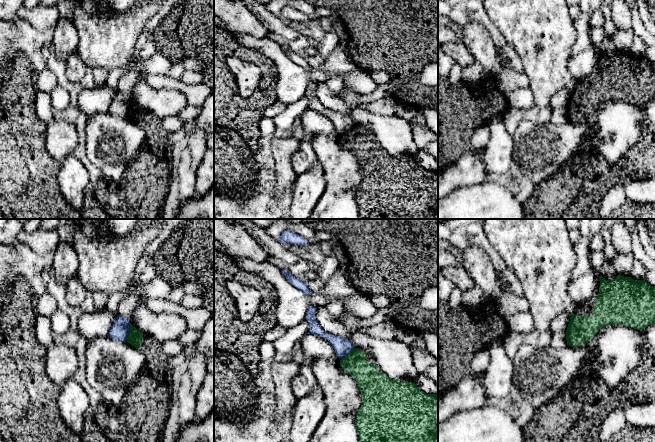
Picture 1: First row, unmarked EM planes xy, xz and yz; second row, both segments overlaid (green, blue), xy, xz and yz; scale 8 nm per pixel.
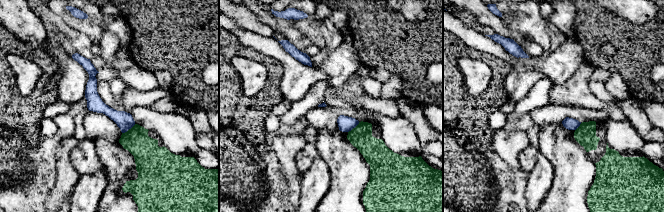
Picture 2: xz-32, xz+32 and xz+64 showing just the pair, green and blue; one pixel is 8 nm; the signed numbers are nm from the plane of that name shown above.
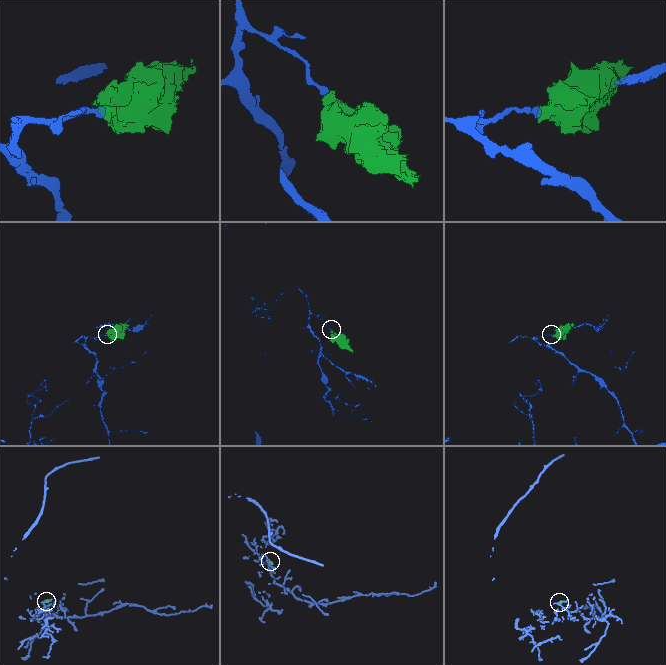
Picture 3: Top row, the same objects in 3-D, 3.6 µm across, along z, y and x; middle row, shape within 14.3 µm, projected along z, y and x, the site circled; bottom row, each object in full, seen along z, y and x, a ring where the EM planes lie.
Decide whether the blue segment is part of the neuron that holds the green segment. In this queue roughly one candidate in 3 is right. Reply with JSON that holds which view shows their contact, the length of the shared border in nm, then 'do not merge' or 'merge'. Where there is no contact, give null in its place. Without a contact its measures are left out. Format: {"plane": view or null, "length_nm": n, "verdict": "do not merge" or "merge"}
{"plane": "xy", "length_nm": 150, "verdict": "do not merge"}

